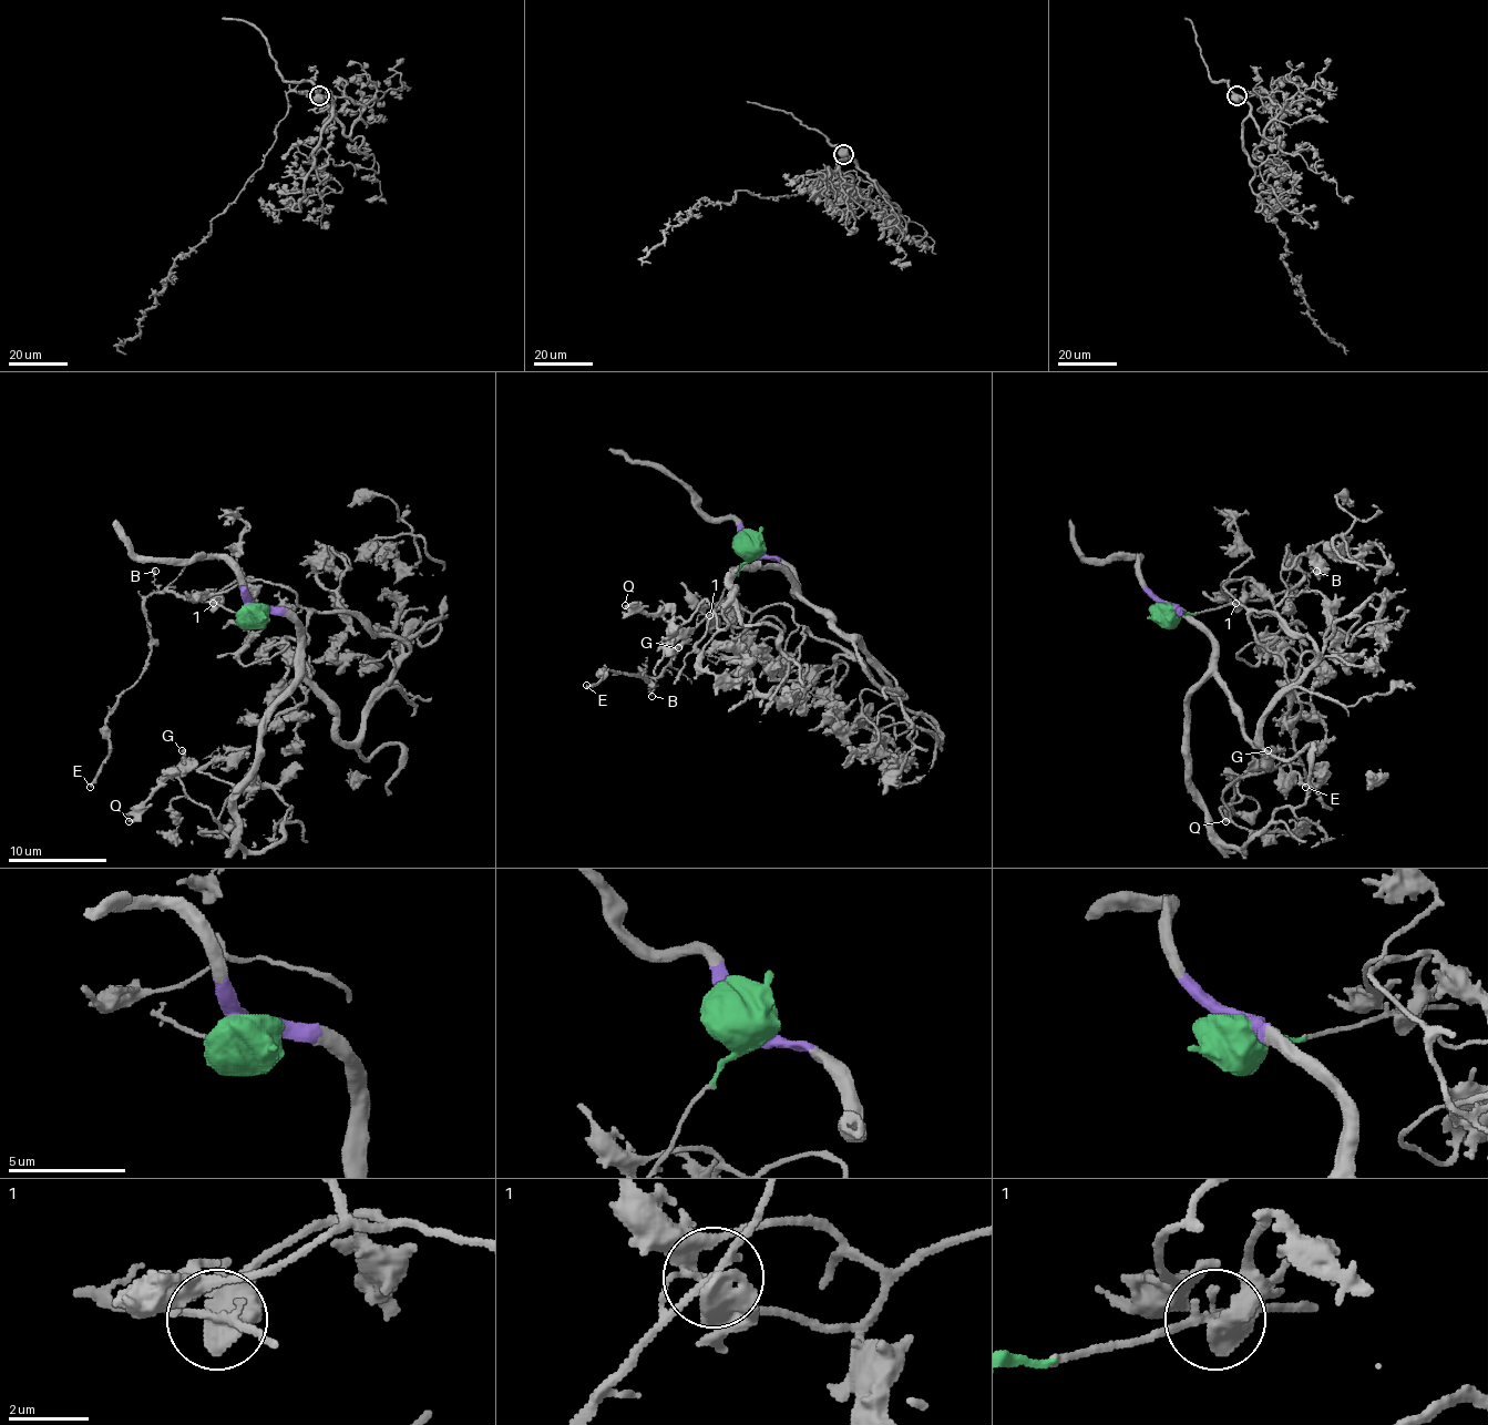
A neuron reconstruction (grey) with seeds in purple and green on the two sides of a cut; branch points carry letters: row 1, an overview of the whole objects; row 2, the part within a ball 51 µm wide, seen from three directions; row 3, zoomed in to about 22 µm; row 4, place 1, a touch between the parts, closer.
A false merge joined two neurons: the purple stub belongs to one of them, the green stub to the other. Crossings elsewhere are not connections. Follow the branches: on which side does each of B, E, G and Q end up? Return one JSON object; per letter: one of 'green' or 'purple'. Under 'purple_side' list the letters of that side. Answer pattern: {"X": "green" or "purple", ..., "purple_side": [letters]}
{"B": "green", "E": "green", "G": "purple", "Q": "purple", "purple_side": ["G", "Q"]}

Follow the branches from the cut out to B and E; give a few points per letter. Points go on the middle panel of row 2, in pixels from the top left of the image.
B: (751, 547), (717, 607), (649, 686), (653, 696)
E: (751, 547), (721, 600), (657, 676), (640, 669), (645, 682), (603, 669), (605, 674), (595, 684), (585, 684)

